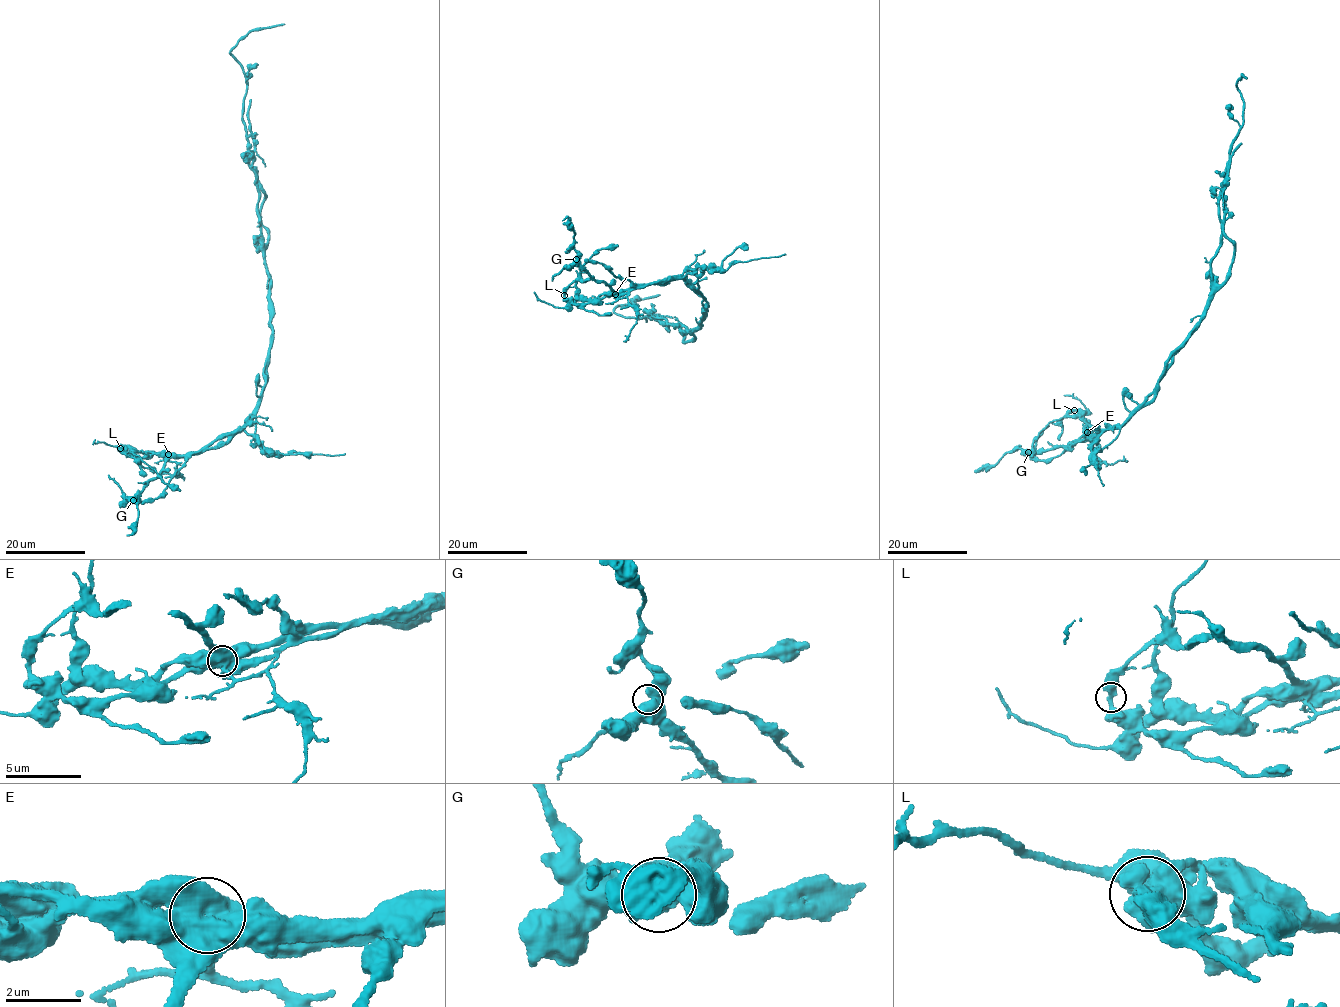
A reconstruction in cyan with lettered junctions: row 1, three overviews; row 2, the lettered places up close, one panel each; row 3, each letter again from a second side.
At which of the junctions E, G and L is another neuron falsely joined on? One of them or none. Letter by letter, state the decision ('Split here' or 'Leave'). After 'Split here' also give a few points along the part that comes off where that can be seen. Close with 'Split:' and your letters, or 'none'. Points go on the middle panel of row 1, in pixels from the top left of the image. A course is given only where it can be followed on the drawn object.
E: Split here. Course of the part to remove: (615, 294), (681, 278), (704, 297), (702, 325), (675, 328), (663, 318), (613, 311), (660, 294)
G: Leave
L: Leave
Split: E

